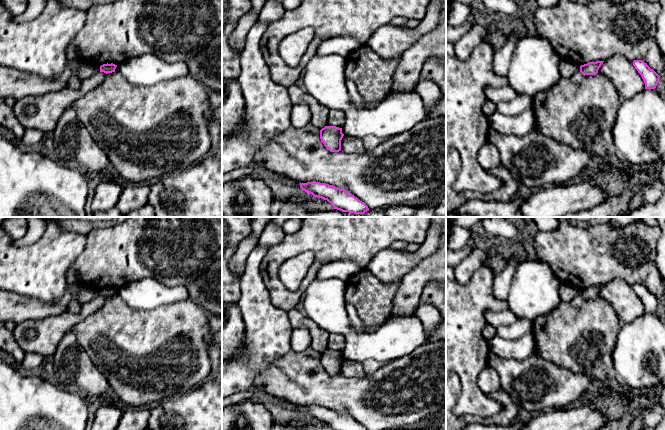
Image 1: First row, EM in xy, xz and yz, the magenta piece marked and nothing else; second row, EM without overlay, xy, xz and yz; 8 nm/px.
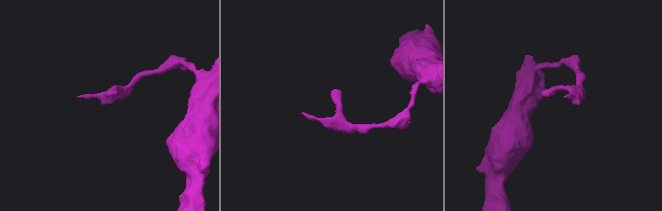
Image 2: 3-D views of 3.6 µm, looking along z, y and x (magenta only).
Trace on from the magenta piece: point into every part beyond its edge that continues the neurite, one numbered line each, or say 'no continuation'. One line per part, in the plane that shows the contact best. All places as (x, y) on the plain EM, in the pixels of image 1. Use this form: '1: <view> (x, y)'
no continuation

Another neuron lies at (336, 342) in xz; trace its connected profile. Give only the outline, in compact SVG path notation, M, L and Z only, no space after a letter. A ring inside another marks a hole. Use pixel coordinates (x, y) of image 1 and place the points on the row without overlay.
M330 334L326 350L336 350L342 352L345 347L345 339L339 334Z

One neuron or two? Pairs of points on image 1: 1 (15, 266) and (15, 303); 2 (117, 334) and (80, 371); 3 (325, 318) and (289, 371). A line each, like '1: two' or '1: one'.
1: two
2: two
3: two

